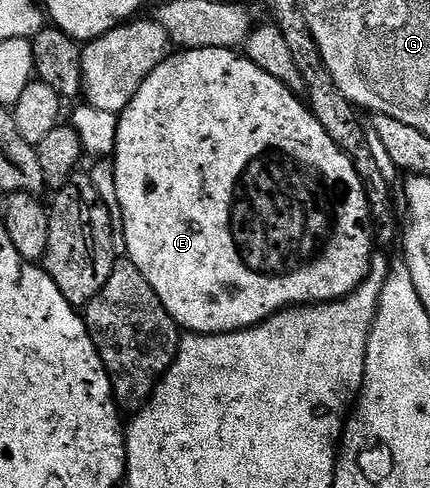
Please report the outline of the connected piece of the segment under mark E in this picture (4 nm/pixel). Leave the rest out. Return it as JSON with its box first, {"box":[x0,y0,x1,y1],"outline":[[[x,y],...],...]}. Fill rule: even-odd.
{"box":[112,47,376,335],"outline":[[[229,47],[191,51],[178,49],[167,54],[165,61],[148,73],[140,89],[136,89],[136,97],[132,97],[118,115],[112,158],[116,169],[116,211],[122,214],[120,239],[126,242],[125,254],[132,265],[144,273],[144,281],[152,285],[156,297],[160,297],[164,309],[168,309],[183,332],[223,335],[243,331],[246,327],[256,327],[271,319],[276,312],[285,311],[287,307],[345,299],[370,276],[370,264],[376,255],[376,240],[366,186],[362,184],[360,173],[356,173],[353,161],[325,132],[324,126],[295,91],[276,81],[276,77],[264,73],[260,65],[237,50]]]}

